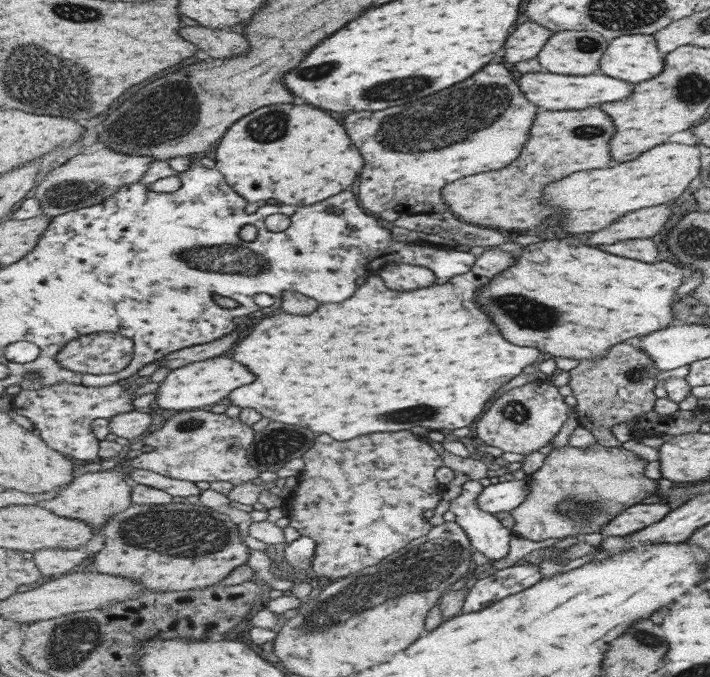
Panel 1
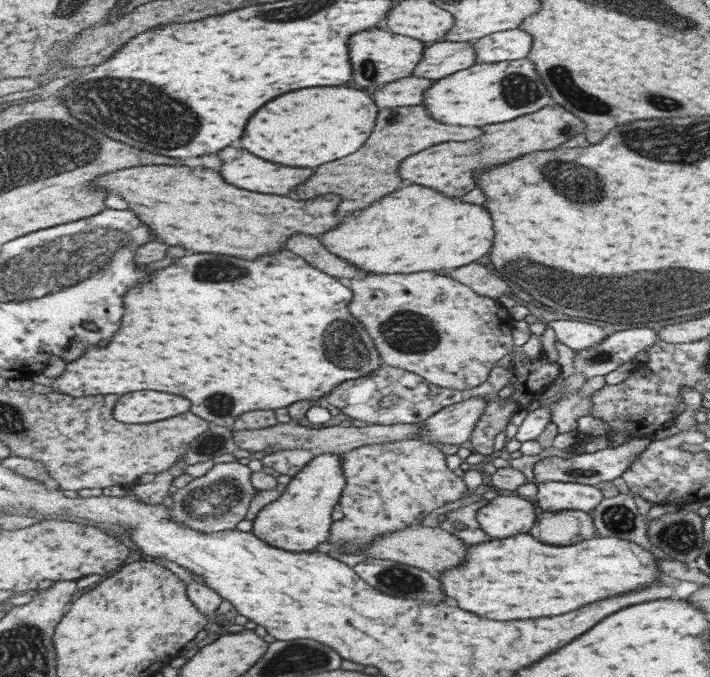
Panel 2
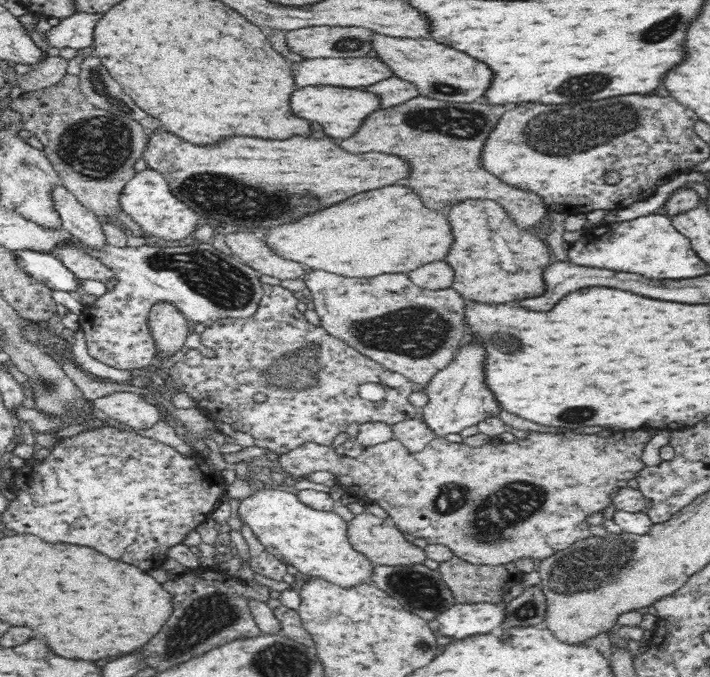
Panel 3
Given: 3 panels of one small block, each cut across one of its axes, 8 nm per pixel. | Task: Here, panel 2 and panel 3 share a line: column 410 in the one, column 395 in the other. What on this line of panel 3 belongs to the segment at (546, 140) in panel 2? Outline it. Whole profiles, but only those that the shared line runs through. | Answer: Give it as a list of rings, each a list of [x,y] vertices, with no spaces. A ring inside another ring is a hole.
[[[310,124],[306,138],[262,140],[254,136],[226,136],[208,146],[196,146],[172,132],[154,130],[147,135],[140,159],[151,171],[164,176],[174,195],[201,218],[211,220],[212,224],[218,224],[214,220],[222,220],[262,228],[292,220],[366,190],[390,186],[408,172],[406,162],[396,156],[344,152],[336,140],[324,136],[318,124]]]

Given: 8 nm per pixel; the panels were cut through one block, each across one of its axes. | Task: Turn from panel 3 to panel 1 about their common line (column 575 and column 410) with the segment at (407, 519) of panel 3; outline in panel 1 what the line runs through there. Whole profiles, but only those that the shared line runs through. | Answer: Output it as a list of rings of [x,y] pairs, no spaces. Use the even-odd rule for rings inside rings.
[[[377,432],[351,442],[317,436],[315,446],[305,452],[303,460],[307,464],[299,474],[300,482],[294,492],[295,503],[291,505],[289,526],[302,536],[316,540],[312,570],[322,579],[328,577],[336,581],[361,574],[363,569],[378,565],[433,530],[433,524],[425,518],[425,510],[437,508],[447,490],[447,486],[439,484],[435,478],[435,472],[444,466],[444,458],[417,434]]]

